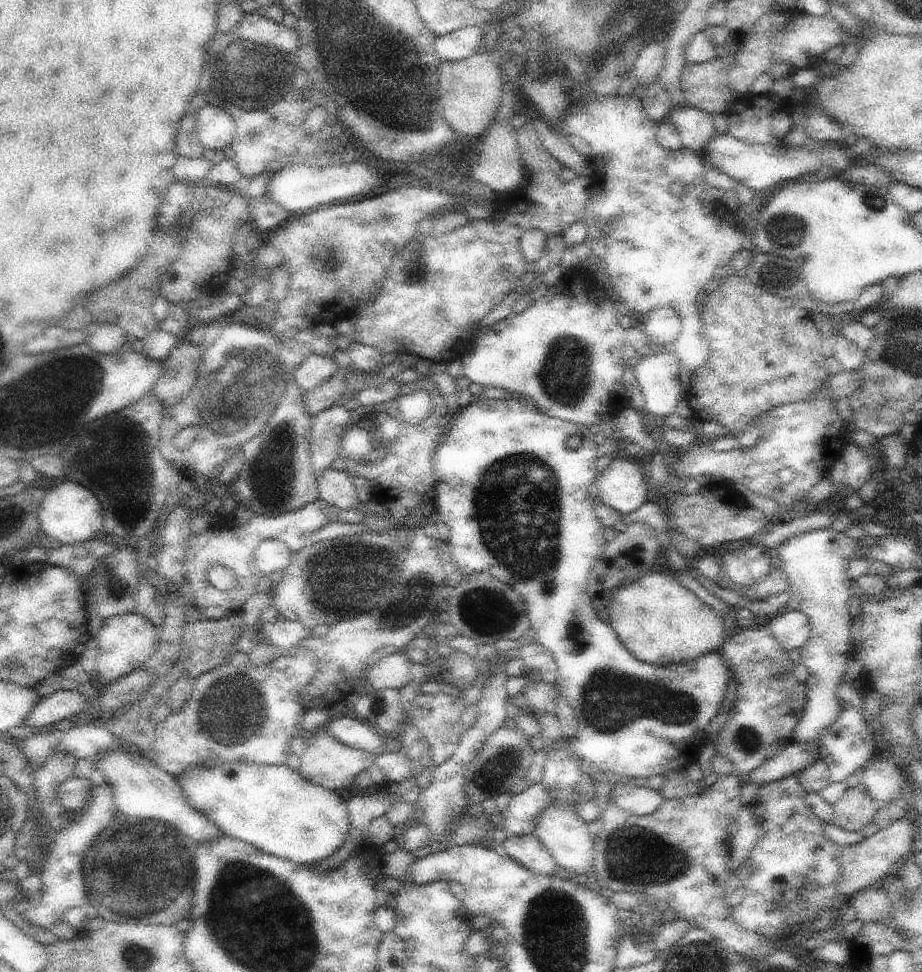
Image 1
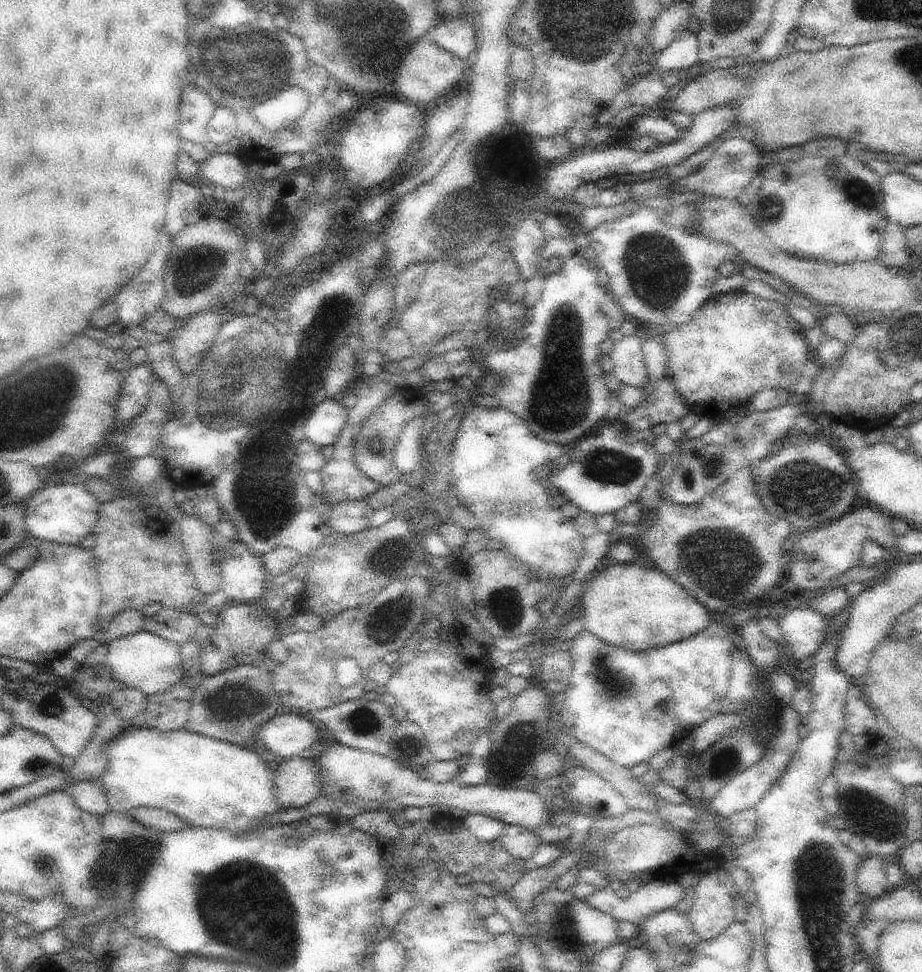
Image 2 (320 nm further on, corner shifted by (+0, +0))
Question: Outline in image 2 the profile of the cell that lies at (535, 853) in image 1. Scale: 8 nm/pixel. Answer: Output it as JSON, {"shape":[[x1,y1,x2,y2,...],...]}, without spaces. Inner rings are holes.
{"shape":[[513,824,504,827,503,835,499,839,512,856,526,861,536,854,541,843,541,838,536,831]]}

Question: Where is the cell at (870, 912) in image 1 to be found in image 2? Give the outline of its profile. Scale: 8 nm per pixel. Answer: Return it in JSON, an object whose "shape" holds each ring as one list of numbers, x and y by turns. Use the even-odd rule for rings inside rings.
{"shape":[[878,855,863,857,857,870,857,889,865,894,869,901,880,898,891,886,886,879,885,858]]}

